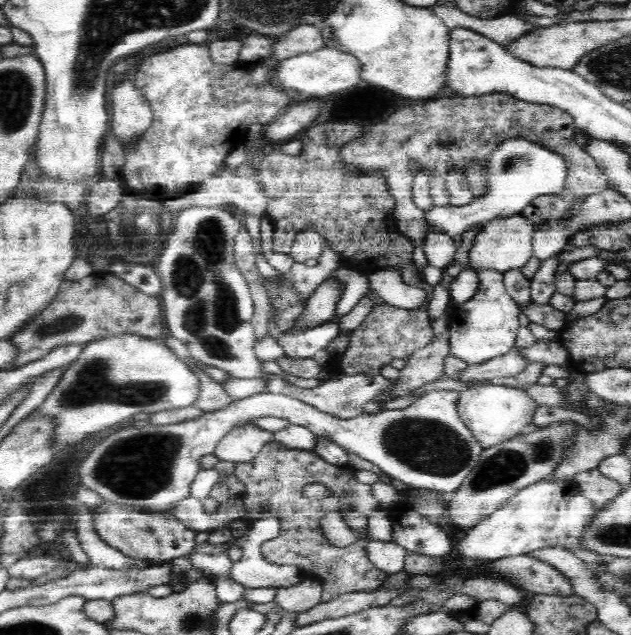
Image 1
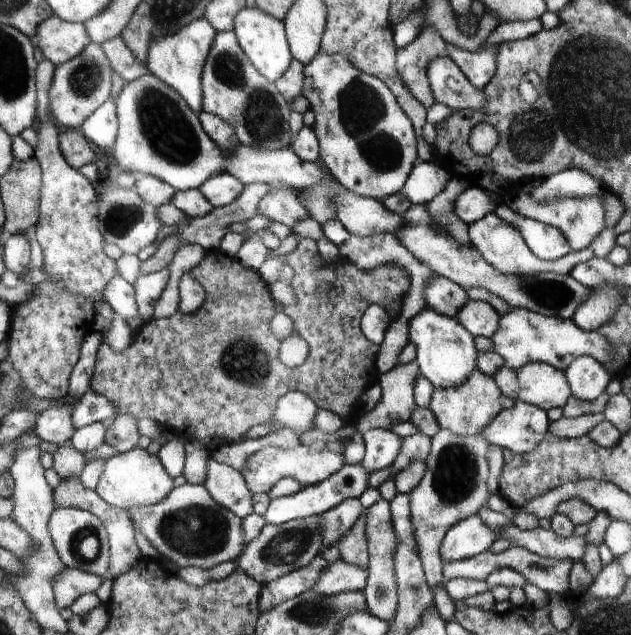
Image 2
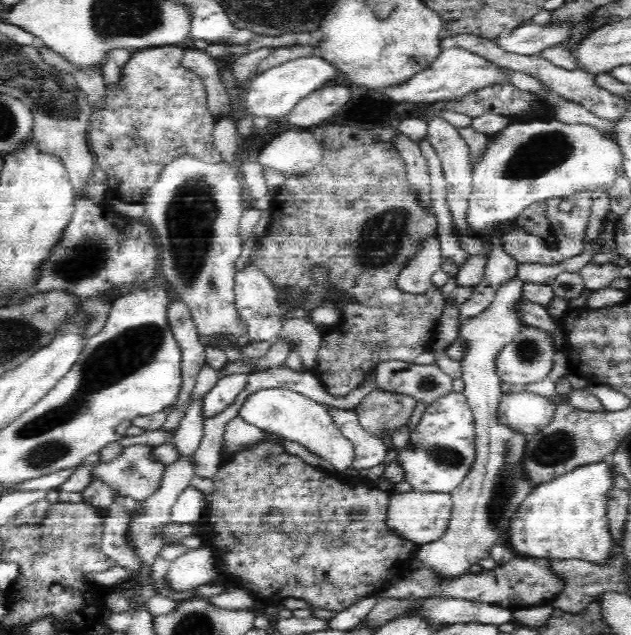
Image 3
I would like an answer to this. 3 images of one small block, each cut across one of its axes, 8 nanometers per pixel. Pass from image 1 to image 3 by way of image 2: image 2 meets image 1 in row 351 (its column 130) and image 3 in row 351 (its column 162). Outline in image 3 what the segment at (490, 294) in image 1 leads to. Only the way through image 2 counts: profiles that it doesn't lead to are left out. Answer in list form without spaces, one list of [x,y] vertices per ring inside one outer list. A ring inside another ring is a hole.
[[[518,278],[506,282],[496,293],[494,300],[482,312],[475,313],[472,316],[464,316],[458,322],[456,340],[458,340],[459,350],[462,351],[459,362],[461,364],[461,377],[465,382],[463,391],[471,406],[475,420],[476,457],[466,479],[451,493],[453,506],[451,520],[446,533],[434,542],[419,545],[414,556],[418,561],[423,561],[425,566],[439,570],[439,572],[443,572],[447,576],[458,576],[468,572],[468,568],[474,562],[478,562],[480,558],[489,555],[488,550],[492,546],[502,543],[503,538],[501,537],[507,532],[508,521],[515,514],[515,510],[519,508],[518,504],[524,501],[527,494],[534,488],[527,484],[526,480],[522,480],[519,471],[519,462],[523,460],[526,436],[498,423],[496,417],[494,417],[496,406],[498,406],[498,398],[500,398],[500,384],[503,382],[496,372],[496,359],[502,349],[526,328],[526,325],[523,324],[513,309],[516,306],[516,302],[522,297],[523,285],[523,280]]]

